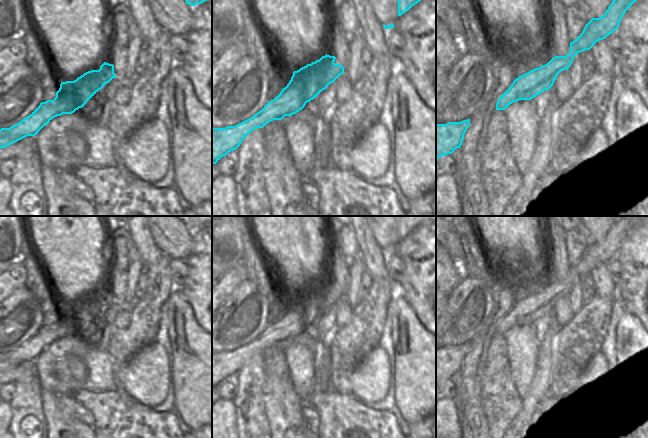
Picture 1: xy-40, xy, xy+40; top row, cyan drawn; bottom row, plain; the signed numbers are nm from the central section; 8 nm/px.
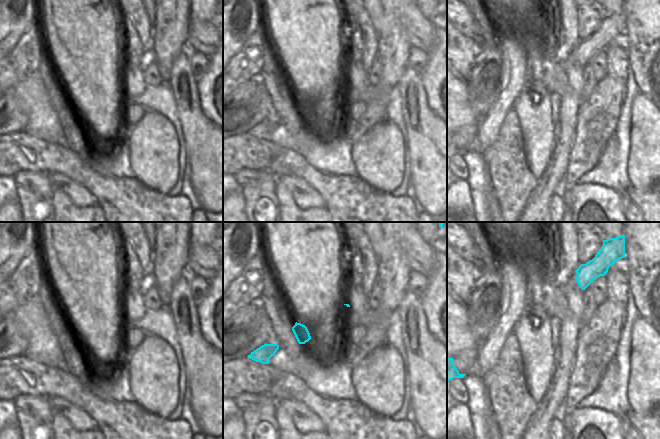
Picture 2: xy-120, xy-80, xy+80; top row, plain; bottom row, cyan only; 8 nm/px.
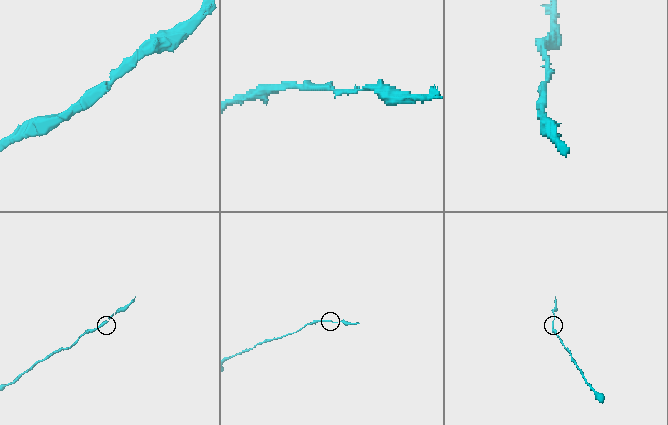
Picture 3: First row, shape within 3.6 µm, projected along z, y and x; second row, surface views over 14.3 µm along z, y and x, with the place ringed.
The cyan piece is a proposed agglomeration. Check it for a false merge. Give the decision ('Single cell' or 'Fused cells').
Single cell.

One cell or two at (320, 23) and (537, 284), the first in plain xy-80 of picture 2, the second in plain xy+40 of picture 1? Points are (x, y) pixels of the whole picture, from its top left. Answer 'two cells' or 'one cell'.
two cells

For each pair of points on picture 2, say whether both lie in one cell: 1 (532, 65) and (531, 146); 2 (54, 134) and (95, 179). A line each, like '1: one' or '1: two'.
1: one
2: two

